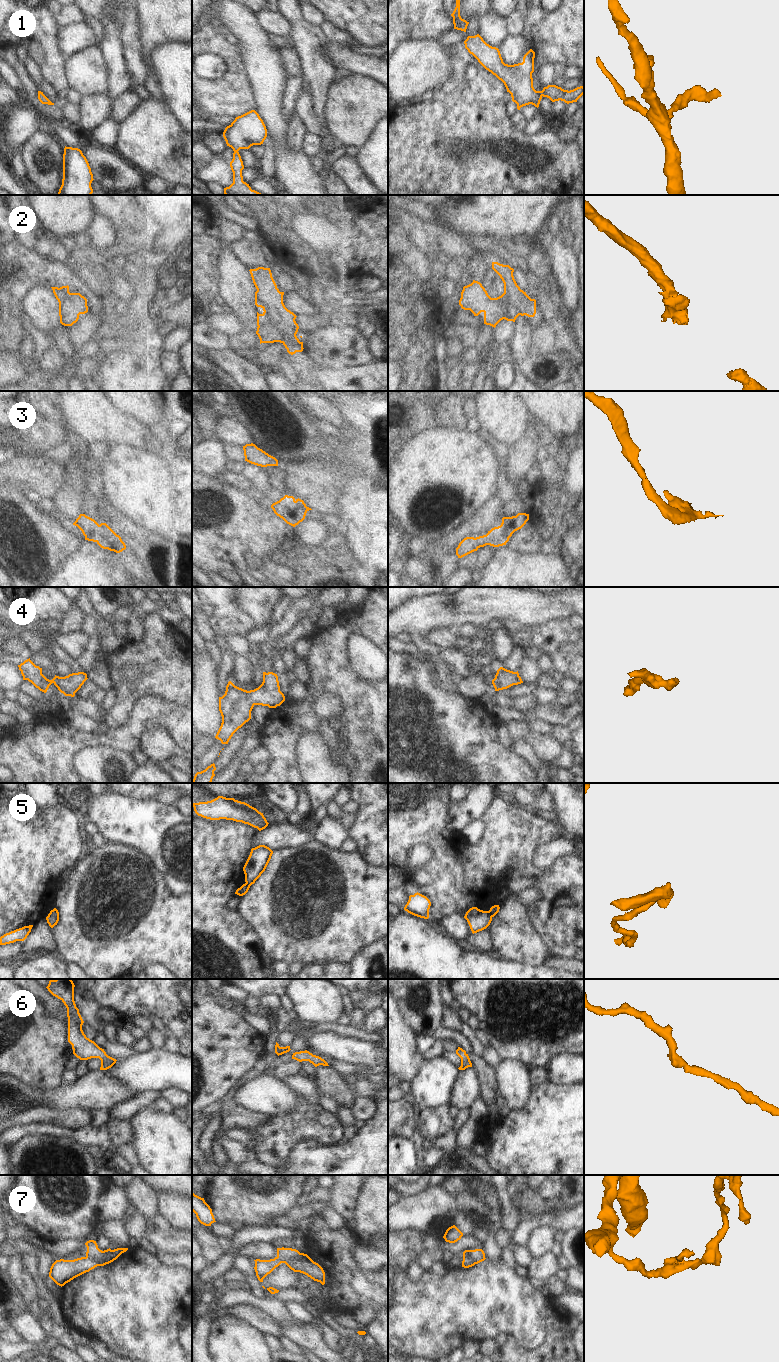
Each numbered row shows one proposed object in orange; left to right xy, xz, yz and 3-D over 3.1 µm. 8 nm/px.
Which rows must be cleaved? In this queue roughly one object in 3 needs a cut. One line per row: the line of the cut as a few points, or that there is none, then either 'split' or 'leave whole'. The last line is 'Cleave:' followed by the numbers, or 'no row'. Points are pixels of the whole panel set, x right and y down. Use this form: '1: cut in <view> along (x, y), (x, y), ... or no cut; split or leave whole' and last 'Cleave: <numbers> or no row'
1: no cut; leave whole
2: no cut; leave whole
3: no cut; leave whole
4: no cut; leave whole
5: cut in yz along (487, 911), (492, 916); split
6: no cut; leave whole
7: cut in xy along (85, 1257), (100, 1259), (106, 1263); split
Cleave: 5, 7

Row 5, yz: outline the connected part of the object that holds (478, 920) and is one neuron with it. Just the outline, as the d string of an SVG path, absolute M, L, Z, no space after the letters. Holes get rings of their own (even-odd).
M477 907L470 908L464 918L467 920L473 934L486 929L492 921L492 916L488 911L480 910Z

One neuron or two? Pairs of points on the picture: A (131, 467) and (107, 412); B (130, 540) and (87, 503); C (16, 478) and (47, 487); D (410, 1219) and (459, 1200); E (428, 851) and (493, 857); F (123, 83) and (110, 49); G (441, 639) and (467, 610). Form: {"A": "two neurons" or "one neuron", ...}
{"A": "two neurons", "B": "one neuron", "C": "one neuron", "D": "one neuron", "E": "two neurons", "F": "one neuron", "G": "two neurons"}

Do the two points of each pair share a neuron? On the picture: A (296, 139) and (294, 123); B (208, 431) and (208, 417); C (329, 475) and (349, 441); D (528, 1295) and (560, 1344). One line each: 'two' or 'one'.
A: one
B: one
C: one
D: two

